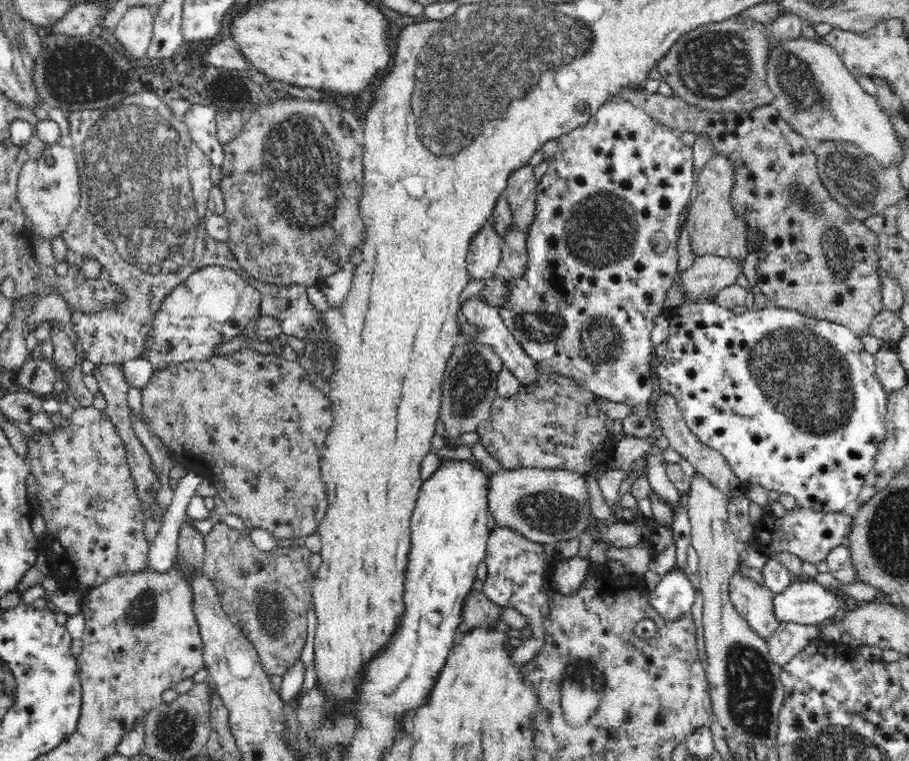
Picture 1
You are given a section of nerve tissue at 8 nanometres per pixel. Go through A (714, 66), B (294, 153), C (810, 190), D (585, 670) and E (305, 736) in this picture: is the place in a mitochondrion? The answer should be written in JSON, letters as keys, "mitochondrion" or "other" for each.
{"A":"mitochondrion","B":"mitochondrion","C":"mitochondrion","D":"mitochondrion","E":"mitochondrion"}

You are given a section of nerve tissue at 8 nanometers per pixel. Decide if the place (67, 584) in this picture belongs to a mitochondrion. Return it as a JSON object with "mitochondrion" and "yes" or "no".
{"mitochondrion":"no"}

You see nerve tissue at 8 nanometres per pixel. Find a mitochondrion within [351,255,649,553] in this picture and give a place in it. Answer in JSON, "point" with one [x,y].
{"point":[554,513]}

